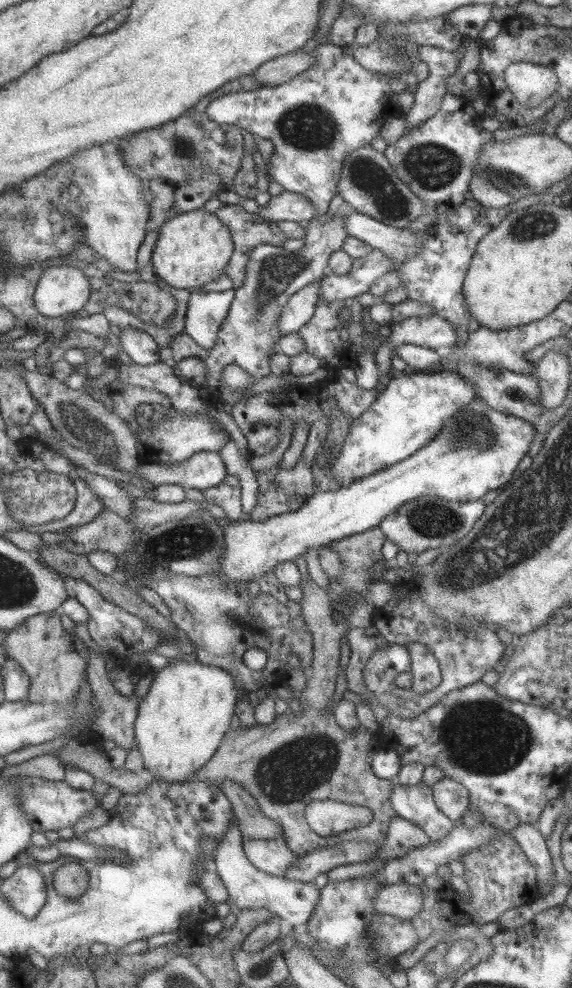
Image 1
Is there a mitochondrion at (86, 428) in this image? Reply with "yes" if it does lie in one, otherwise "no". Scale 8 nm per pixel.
yes

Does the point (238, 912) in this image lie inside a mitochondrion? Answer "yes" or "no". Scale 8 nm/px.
no

